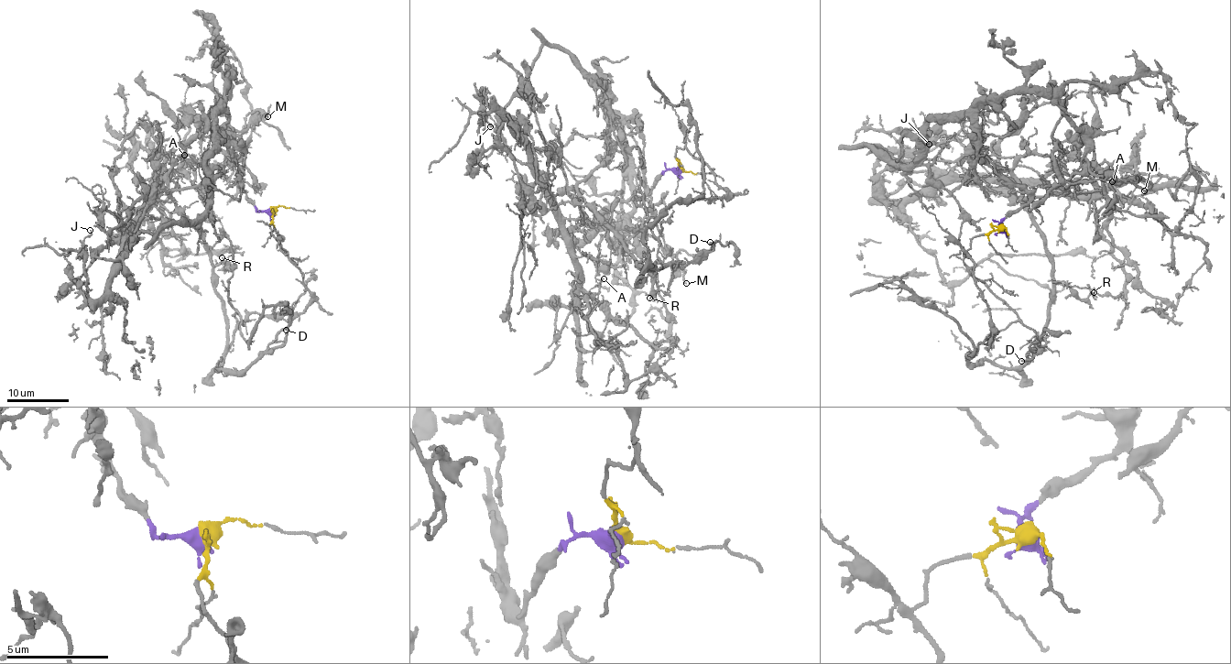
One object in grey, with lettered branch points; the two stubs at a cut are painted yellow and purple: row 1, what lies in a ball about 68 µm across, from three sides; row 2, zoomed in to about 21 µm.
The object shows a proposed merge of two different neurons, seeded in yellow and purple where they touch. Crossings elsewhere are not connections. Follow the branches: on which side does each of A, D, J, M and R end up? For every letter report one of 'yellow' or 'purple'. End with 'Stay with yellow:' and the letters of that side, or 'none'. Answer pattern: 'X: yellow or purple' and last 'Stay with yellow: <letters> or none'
A: purple
D: yellow
J: purple
M: purple
R: yellow
Stay with yellow: D, R

